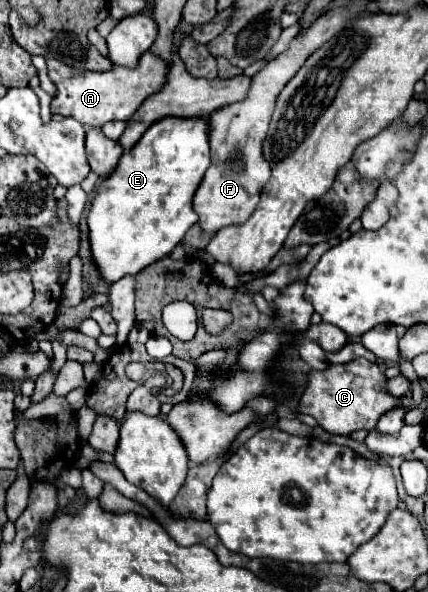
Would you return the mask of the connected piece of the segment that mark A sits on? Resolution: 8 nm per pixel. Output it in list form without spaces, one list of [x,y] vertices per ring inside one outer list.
[[[144,53],[134,69],[114,65],[110,71],[102,71],[102,73],[98,71],[78,73],[68,65],[56,59],[50,59],[48,77],[58,87],[56,95],[52,97],[52,113],[74,117],[76,121],[88,127],[102,127],[104,123],[114,121],[114,119],[128,121],[150,93],[156,93],[156,89],[162,89],[166,71],[168,67],[164,65],[164,61],[152,53]]]

